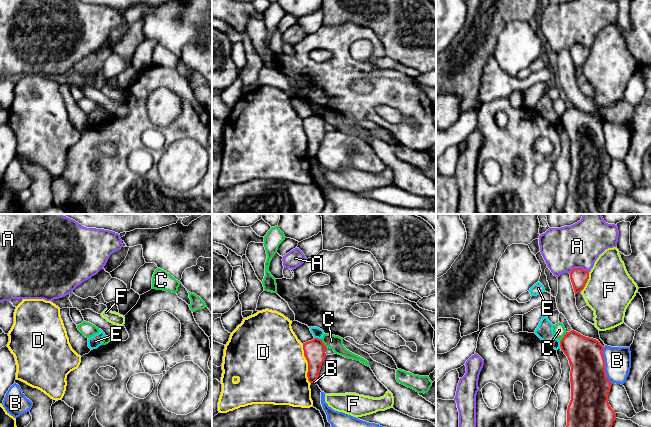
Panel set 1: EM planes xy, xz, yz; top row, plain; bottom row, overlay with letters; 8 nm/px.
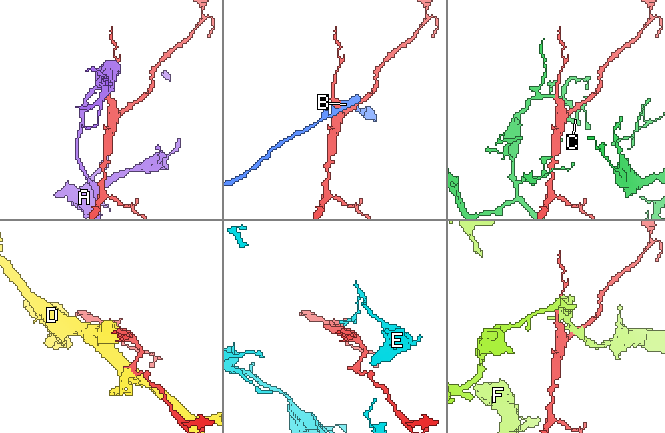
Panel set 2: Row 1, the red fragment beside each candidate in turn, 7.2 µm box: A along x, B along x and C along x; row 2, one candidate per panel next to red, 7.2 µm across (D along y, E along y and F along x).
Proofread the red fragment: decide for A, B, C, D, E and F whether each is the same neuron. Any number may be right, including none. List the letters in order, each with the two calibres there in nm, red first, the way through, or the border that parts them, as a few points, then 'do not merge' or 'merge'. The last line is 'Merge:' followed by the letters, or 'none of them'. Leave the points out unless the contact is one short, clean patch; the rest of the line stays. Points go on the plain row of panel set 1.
A: 140/360 nm | do not merge
B: 320/200 nm | do not merge
C: 280/100 nm | do not merge
D: 180/480 nm | do not merge
E: 180/80 nm | along xz (314, 113), (320, 115) | do not merge
F: 140/380 nm | do not merge
Merge: none of them

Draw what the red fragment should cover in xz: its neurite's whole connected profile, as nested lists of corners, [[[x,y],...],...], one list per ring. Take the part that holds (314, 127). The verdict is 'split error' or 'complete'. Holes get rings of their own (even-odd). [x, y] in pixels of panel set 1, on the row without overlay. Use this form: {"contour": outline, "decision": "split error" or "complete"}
{"contour": [[[318,114],[303,119],[304,132],[308,138],[307,153],[310,159],[316,158],[319,152],[322,139],[327,132],[325,125],[325,120]]], "decision": "complete"}

